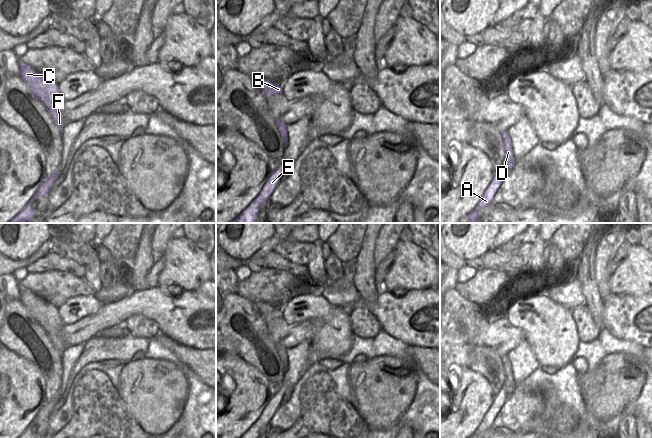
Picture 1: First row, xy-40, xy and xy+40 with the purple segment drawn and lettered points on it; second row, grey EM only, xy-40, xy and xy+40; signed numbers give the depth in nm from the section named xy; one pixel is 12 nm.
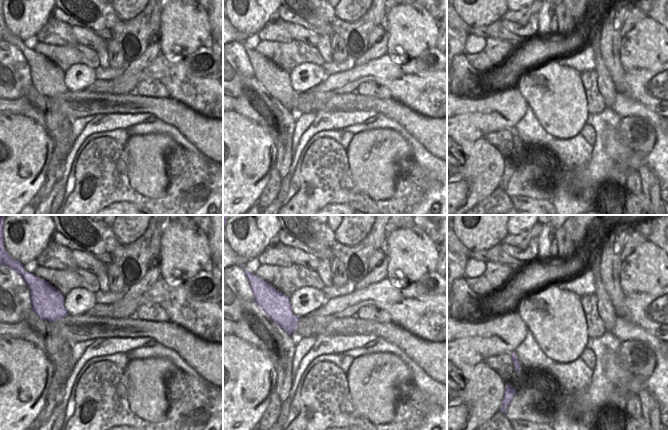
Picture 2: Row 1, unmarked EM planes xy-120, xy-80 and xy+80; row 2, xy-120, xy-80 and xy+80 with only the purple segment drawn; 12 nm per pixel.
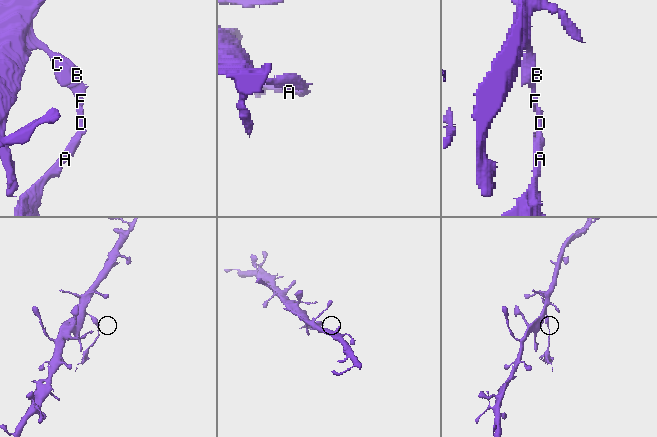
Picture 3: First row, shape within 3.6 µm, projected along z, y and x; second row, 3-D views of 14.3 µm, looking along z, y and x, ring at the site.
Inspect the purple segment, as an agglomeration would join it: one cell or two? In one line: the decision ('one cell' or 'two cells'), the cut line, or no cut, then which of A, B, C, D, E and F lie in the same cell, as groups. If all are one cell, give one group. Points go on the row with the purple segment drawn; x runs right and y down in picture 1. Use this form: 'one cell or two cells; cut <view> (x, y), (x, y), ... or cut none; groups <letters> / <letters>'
two cells; cut xy+40 (503, 163), (507, 167), (508, 172); groups A E / B C D F

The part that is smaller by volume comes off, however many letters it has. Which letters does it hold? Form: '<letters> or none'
A, E

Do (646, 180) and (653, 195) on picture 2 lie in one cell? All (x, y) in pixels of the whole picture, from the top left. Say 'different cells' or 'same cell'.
same cell

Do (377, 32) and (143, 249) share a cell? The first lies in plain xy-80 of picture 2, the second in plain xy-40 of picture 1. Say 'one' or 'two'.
one

